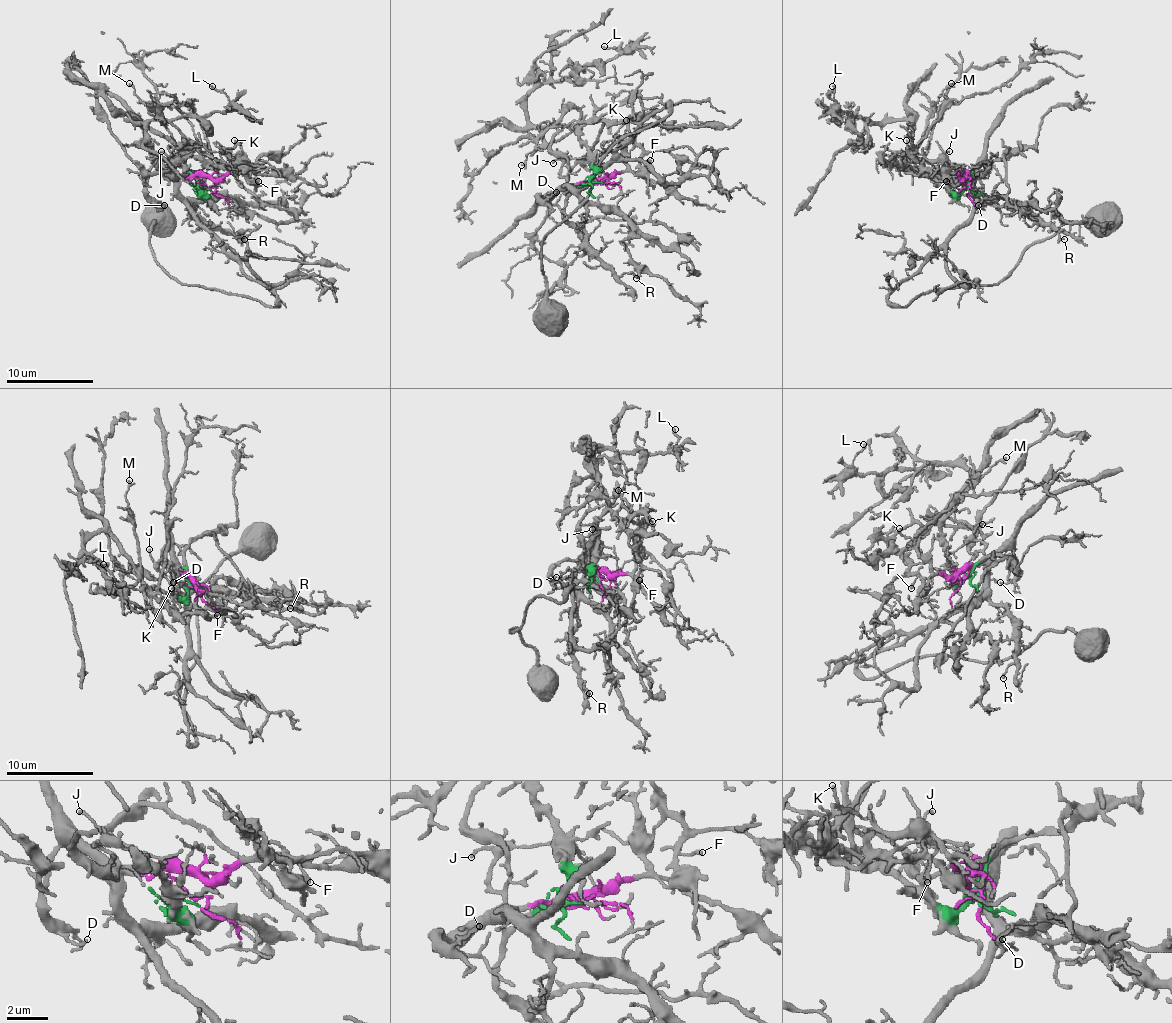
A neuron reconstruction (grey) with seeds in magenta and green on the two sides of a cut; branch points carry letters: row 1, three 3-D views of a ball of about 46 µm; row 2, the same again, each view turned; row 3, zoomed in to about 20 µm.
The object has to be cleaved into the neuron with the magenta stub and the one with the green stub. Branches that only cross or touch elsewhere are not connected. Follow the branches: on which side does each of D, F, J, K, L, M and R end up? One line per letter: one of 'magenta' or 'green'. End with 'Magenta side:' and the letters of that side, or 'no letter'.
D: magenta
F: green
J: magenta
K: magenta
L: green
M: green
R: magenta
Magenta side: D, J, K, R

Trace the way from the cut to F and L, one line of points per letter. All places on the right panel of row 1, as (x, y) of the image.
F: (969, 189), (964, 187), (958, 192), (940, 187), (910, 155), (908, 168), (914, 174), (945, 170), (947, 181)
L: (969, 189), (940, 187), (914, 163), (912, 126), (899, 120), (875, 122), (843, 111), (832, 85)

